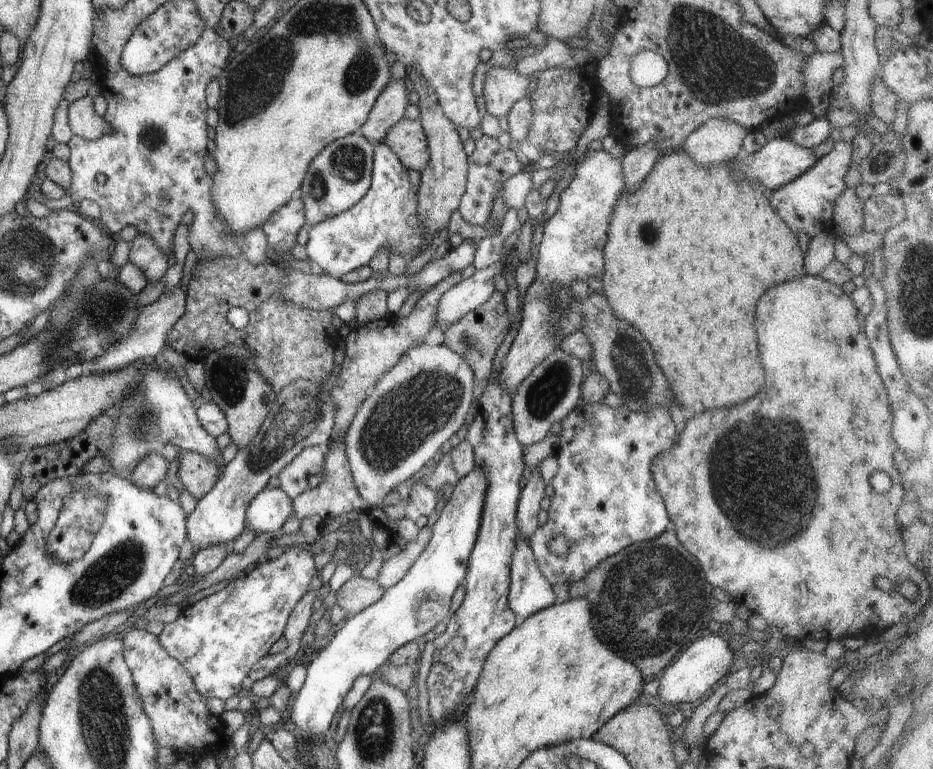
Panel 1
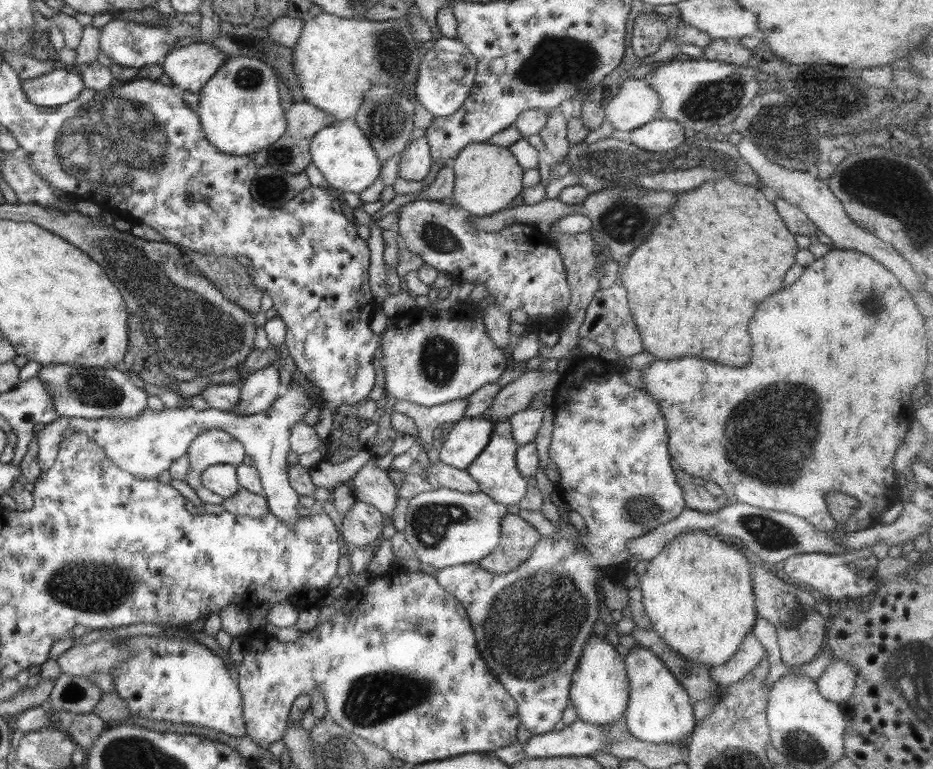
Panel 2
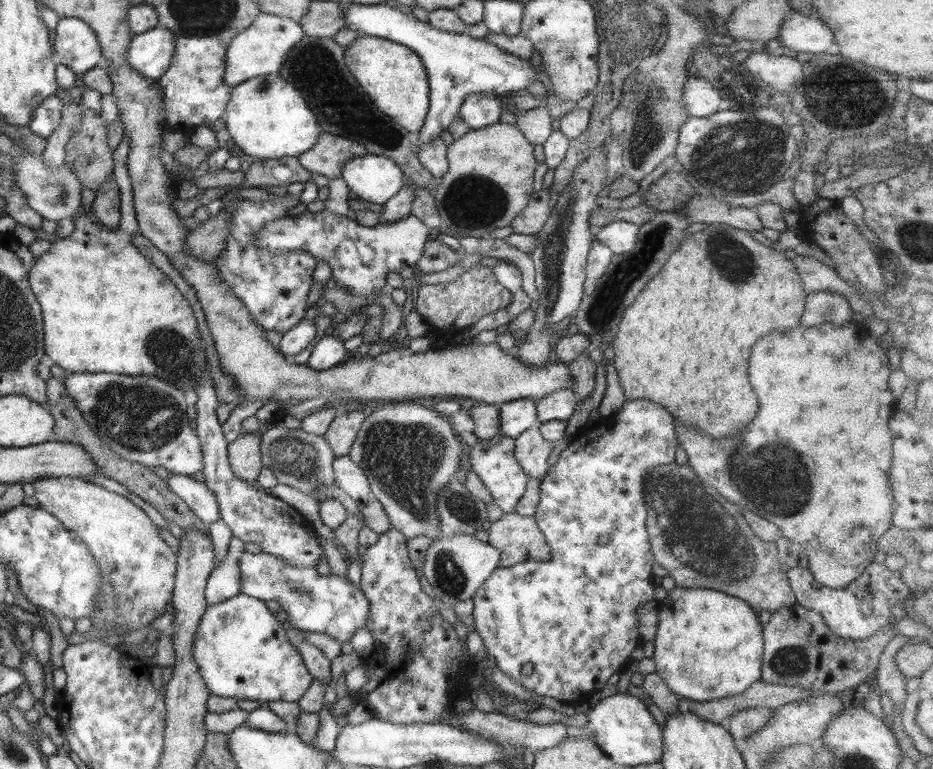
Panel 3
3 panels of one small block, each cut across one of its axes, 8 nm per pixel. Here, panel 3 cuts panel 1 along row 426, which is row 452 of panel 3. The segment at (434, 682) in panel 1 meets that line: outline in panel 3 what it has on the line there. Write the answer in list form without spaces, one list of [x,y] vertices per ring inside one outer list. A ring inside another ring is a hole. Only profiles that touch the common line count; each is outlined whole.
[[[498,434],[488,440],[473,442],[468,458],[472,470],[490,490],[493,502],[498,504],[506,514],[514,513],[514,506],[524,496],[527,482],[530,479],[520,466],[514,453],[515,439]]]

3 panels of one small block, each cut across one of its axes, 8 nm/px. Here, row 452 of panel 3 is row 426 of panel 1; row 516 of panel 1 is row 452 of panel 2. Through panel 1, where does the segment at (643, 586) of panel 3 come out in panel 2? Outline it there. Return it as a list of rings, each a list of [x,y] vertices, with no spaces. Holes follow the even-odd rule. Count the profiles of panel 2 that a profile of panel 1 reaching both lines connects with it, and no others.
[[[585,354],[578,357],[575,366],[562,377],[562,380],[554,389],[554,397],[550,406],[554,412],[554,419],[549,458],[551,460],[550,462],[554,463],[554,466],[560,472],[560,481],[557,490],[571,510],[576,511],[585,520],[585,524],[588,527],[588,534],[586,536],[579,535],[579,540],[574,541],[572,543],[573,546],[554,546],[553,537],[542,537],[533,548],[533,553],[528,558],[528,561],[524,561],[516,570],[511,570],[506,574],[492,574],[480,568],[479,563],[449,566],[443,569],[436,569],[435,571],[436,580],[440,583],[440,586],[443,586],[444,590],[447,590],[454,598],[457,598],[460,604],[466,609],[475,632],[478,652],[488,665],[489,671],[498,678],[504,685],[504,688],[516,700],[520,714],[520,724],[526,730],[530,730],[533,735],[552,732],[552,730],[555,730],[556,724],[562,720],[564,710],[567,707],[566,702],[568,702],[569,698],[573,670],[576,668],[585,640],[594,634],[592,632],[592,626],[594,626],[594,623],[600,617],[598,597],[596,594],[596,587],[600,587],[597,584],[599,576],[618,576],[621,570],[620,564],[627,562],[629,556],[627,546],[625,545],[627,540],[642,536],[674,520],[674,518],[678,518],[687,507],[683,497],[683,490],[681,490],[680,485],[676,482],[675,465],[668,450],[666,418],[662,414],[661,406],[658,406],[658,400],[654,400],[652,395],[648,394],[646,390],[638,390],[638,388],[627,384],[624,379],[624,372],[621,372],[614,363]]]

